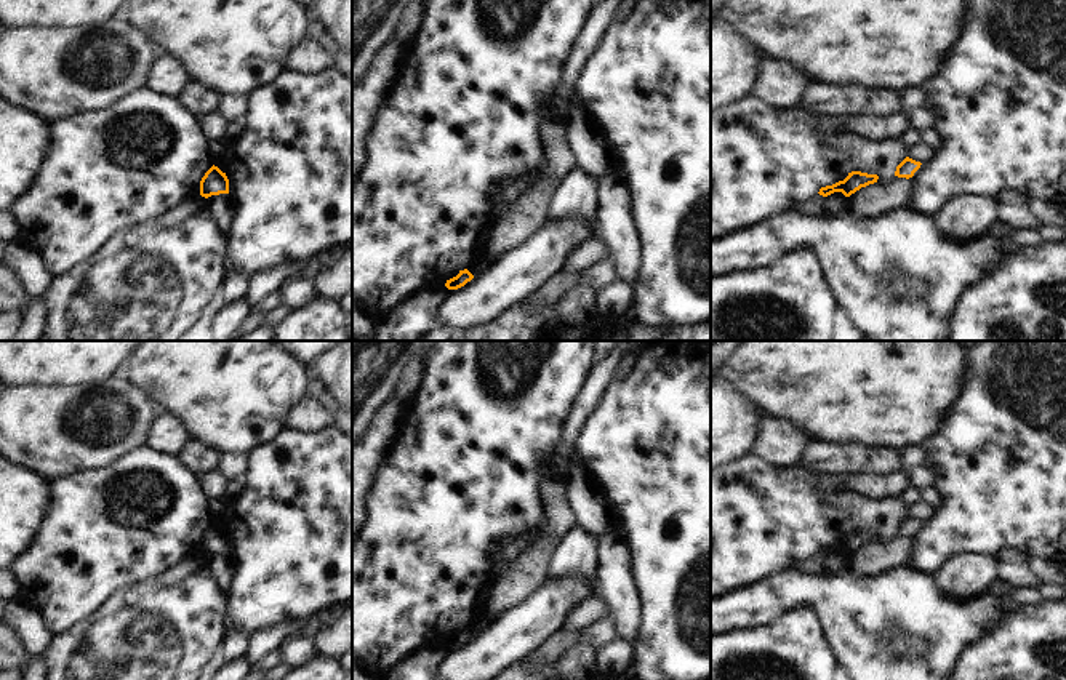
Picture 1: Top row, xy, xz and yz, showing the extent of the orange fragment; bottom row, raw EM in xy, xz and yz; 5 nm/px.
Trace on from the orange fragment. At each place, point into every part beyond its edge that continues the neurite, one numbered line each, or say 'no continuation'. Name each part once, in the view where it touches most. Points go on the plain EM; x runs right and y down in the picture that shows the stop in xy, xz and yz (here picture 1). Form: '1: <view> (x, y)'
no continuation.

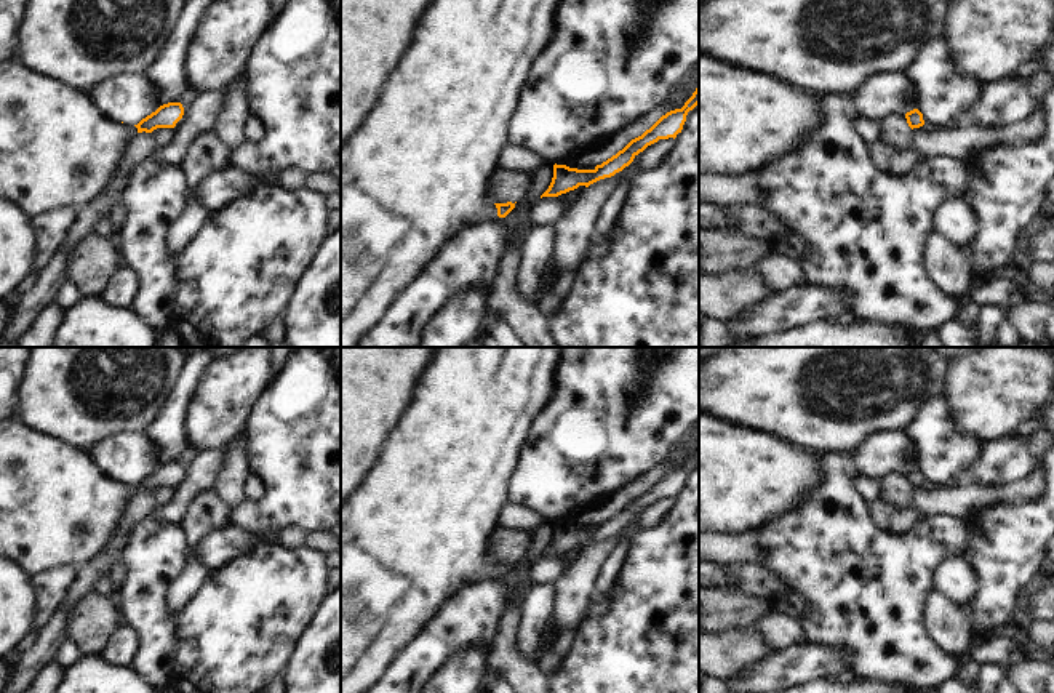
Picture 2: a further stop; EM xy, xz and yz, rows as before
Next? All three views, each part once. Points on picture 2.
1: xz (419, 530).

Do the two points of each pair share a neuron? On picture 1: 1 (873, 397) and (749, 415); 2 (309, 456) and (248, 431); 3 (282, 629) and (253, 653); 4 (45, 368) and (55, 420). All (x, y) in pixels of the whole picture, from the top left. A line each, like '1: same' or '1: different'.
1: different
2: different
3: same
4: different

